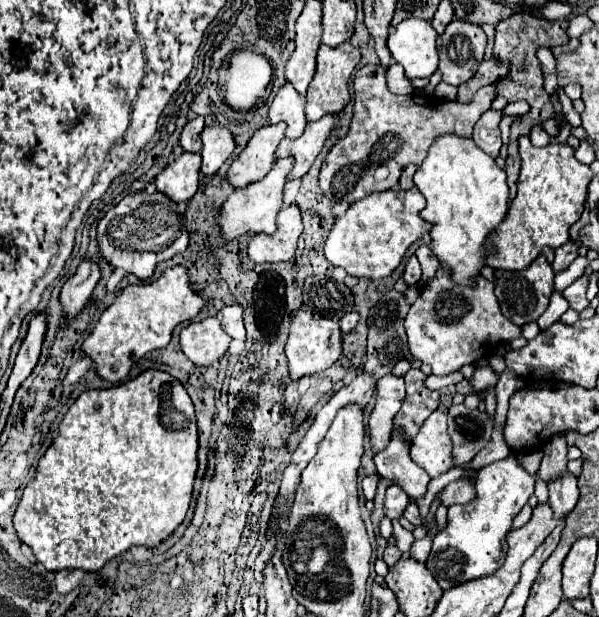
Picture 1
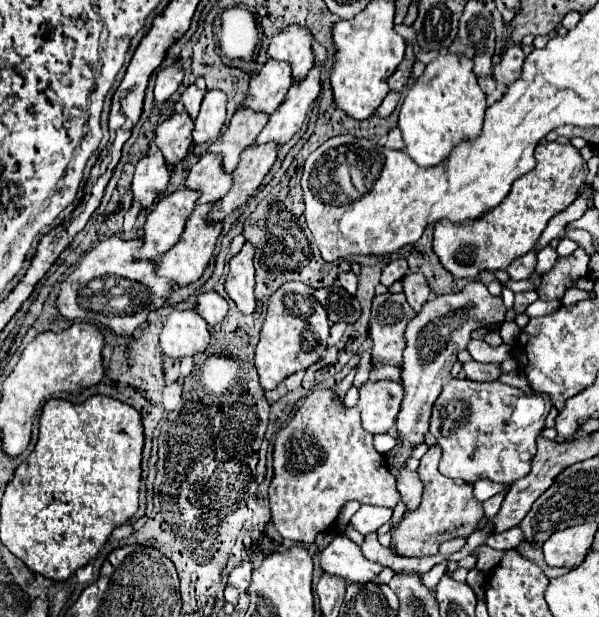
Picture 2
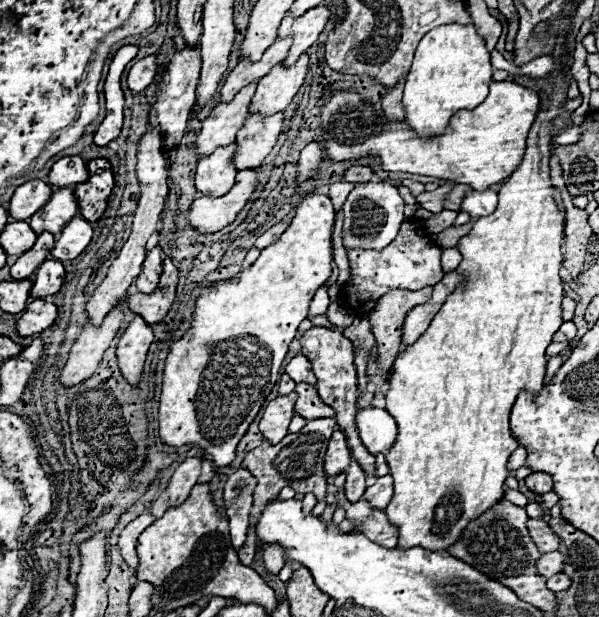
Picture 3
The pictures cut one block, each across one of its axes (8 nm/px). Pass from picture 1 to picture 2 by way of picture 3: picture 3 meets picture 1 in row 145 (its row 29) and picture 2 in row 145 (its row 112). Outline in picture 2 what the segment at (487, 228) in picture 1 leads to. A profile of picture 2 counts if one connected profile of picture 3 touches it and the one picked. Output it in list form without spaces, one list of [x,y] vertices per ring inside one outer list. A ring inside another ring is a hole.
[[[446,52],[434,58],[410,86],[400,106],[398,128],[404,136],[404,150],[418,166],[430,168],[440,164],[460,140],[480,134],[488,104],[472,68],[474,64],[466,56]]]

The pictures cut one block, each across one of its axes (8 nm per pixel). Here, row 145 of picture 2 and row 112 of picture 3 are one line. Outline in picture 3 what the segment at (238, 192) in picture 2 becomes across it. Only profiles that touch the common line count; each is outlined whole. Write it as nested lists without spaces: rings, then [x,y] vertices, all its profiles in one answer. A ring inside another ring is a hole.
[[[302,54],[298,62],[292,68],[284,68],[282,62],[278,62],[268,76],[264,76],[258,82],[258,90],[252,98],[250,112],[262,112],[262,114],[276,114],[282,112],[292,98],[298,94],[300,86],[304,84],[306,72],[308,72],[308,54]]]

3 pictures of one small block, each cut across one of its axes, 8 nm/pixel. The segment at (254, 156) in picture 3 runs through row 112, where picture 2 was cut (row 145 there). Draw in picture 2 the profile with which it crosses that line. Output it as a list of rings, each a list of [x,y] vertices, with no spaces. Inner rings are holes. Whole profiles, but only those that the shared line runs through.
[[[312,68],[302,84],[292,84],[280,108],[276,108],[264,130],[258,134],[256,144],[276,142],[278,146],[284,146],[300,130],[306,112],[310,104],[318,98],[318,94],[320,94],[320,70]]]

